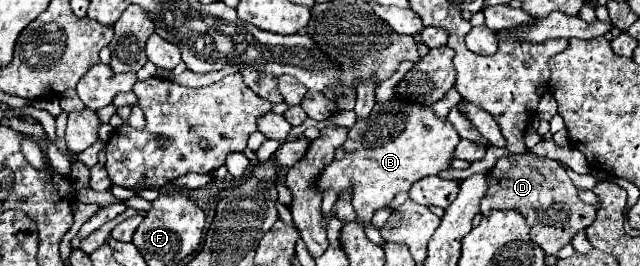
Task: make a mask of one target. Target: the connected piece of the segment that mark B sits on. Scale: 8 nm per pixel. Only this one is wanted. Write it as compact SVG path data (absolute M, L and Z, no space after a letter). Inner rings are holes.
M392 98L384 104L374 104L372 112L348 132L346 146L336 150L334 162L318 178L320 192L332 188L336 194L352 188L352 206L356 214L368 224L378 208L390 204L398 192L408 192L420 178L440 174L450 168L454 158L454 148L460 136L456 128L434 114L430 106L404 102L402 98ZM368 144L368 148L366 148Z

